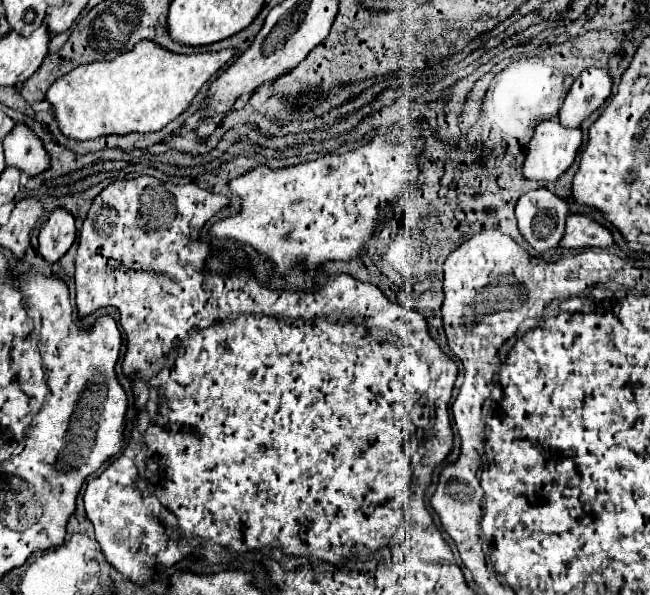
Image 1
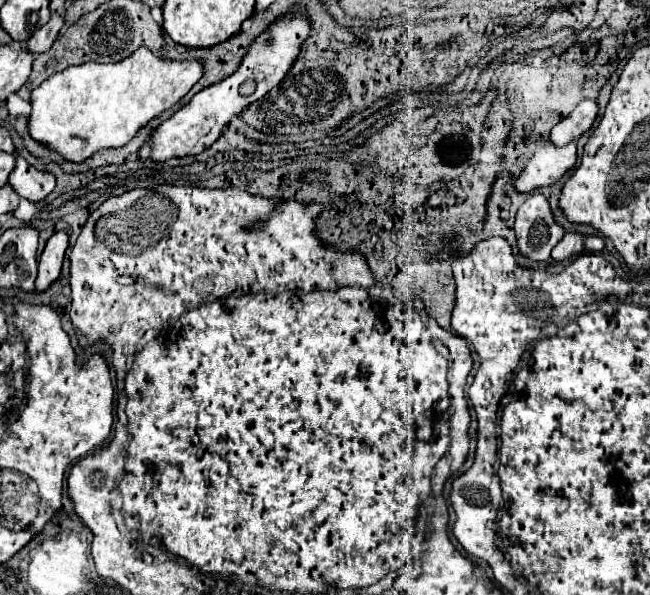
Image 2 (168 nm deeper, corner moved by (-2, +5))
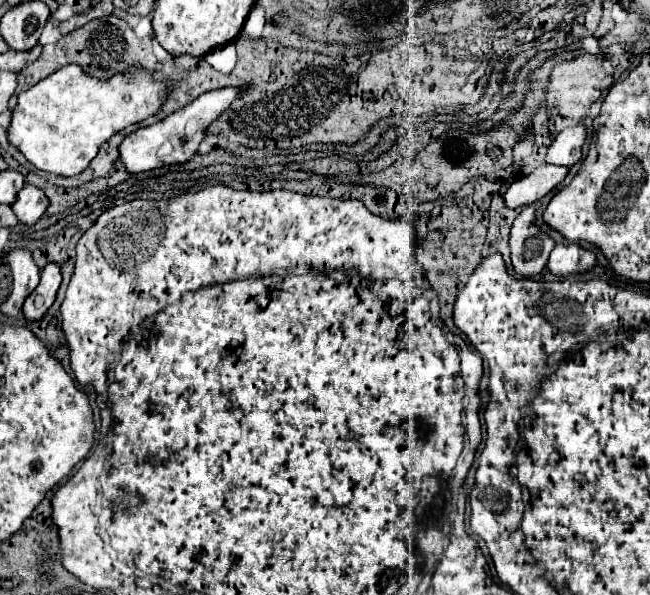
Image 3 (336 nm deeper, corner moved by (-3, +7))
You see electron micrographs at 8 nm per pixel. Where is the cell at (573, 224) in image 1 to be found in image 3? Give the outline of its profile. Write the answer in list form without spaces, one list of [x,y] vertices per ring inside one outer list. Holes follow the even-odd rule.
[[[559,244],[553,248],[547,268],[555,276],[577,276],[595,266],[595,254],[577,244]]]

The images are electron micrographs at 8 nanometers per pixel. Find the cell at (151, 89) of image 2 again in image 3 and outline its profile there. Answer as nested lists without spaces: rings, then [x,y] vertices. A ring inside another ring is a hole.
[[[69,64],[17,96],[7,140],[35,168],[59,176],[77,176],[91,164],[99,146],[113,134],[157,114],[165,102],[165,90],[167,82],[153,80],[153,76],[141,68],[117,74],[111,80],[99,80],[79,66]]]

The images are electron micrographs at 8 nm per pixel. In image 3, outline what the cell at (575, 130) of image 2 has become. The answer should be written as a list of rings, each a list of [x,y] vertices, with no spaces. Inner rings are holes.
[[[577,124],[573,128],[565,128],[551,142],[547,152],[547,164],[571,168],[581,160],[581,148],[585,142],[585,126]]]

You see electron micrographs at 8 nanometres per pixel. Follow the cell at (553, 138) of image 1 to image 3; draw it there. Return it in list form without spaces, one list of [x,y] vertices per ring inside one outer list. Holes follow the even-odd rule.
[[[551,164],[539,166],[529,176],[523,176],[509,186],[509,190],[503,196],[505,206],[519,208],[533,204],[541,200],[545,194],[549,194],[553,188],[557,188],[565,176],[567,176],[567,168],[551,166]]]

